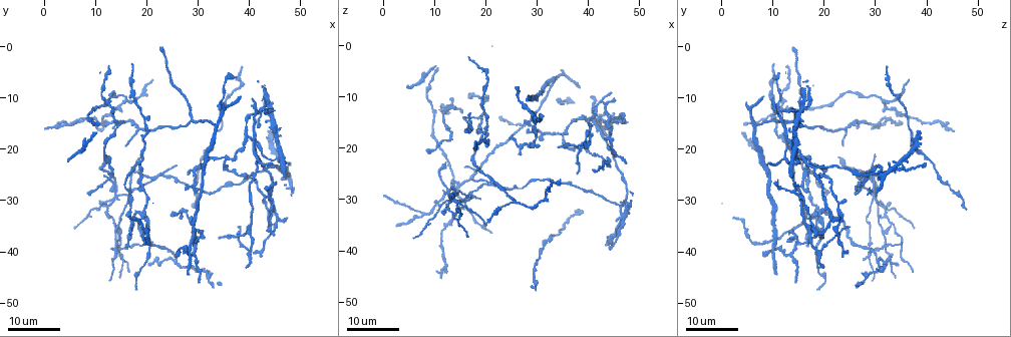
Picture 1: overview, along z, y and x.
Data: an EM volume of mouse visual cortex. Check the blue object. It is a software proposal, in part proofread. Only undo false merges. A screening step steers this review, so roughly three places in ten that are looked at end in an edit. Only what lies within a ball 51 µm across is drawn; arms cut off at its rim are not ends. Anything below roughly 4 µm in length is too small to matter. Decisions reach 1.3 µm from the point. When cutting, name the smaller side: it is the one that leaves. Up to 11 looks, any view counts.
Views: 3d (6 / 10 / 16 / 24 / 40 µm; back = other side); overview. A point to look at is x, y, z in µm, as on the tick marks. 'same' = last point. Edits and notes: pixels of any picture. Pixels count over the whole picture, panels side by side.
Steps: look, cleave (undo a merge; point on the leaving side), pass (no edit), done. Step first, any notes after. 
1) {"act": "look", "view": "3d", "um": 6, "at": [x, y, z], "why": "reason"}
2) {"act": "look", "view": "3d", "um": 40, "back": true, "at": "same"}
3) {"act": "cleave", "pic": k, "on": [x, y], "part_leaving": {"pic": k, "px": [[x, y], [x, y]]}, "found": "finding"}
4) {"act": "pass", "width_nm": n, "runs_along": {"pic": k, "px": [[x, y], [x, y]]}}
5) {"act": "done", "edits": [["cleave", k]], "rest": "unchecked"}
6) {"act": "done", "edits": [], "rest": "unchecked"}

{"act": "look", "view": "3d", "um": 16, "at": [16.5, 28.0, 15.0]}

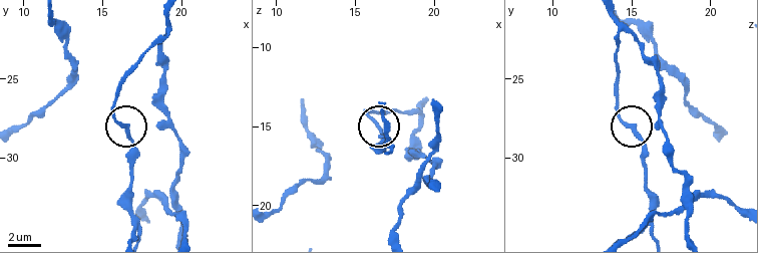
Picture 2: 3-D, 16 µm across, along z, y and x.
{"act": "look", "view": "3d", "um": 6, "at": [16.6, 28.3, 15.1]}

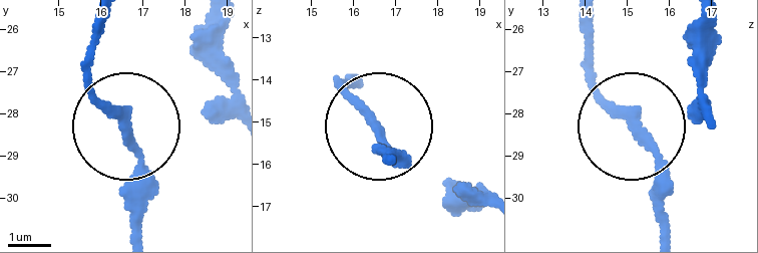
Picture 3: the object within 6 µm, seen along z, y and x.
{"act": "cleave", "pic": 3, "on": [151, 177], "width_nm": 220, "part_leaving": {"pic": 3, "px": [[127, 130], [138, 234]]}, "found": "two cells meet here"}

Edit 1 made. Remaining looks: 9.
{"act": "look", "view": "3d", "um": 16, "at": [19.0, 21.5, 14.0]}

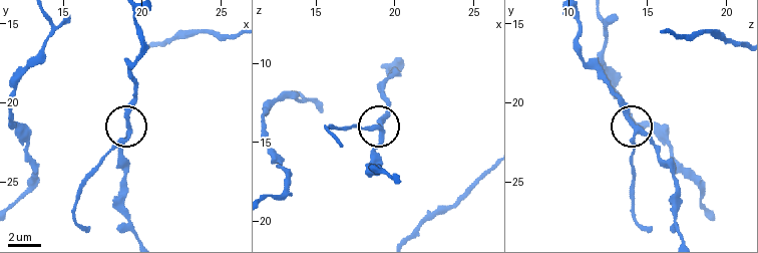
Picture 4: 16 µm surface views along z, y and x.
{"act": "look", "view": "3d", "um": 10, "at": [19.1, 21.8, 14.4], "why": "zoom in"}

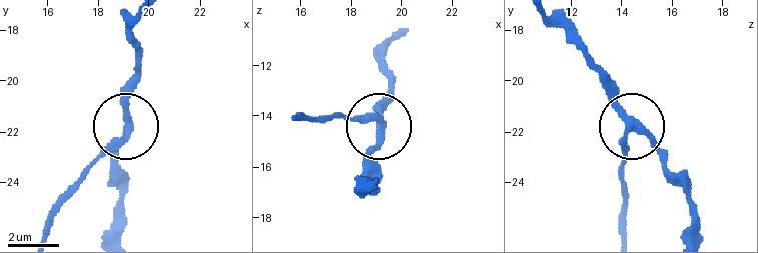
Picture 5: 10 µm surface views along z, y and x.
{"act": "pass", "width_nm": 240, "runs_along": {"pic": 5, "px": [[691, 232], [689, 193], [659, 148], [635, 131], [620, 185]]}, "found": "continuous, no second cell"}

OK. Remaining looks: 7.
{"act": "look", "view": "3d", "um": 16, "at": [7.5, 14.5, 33.0], "why": "three-way junction"}

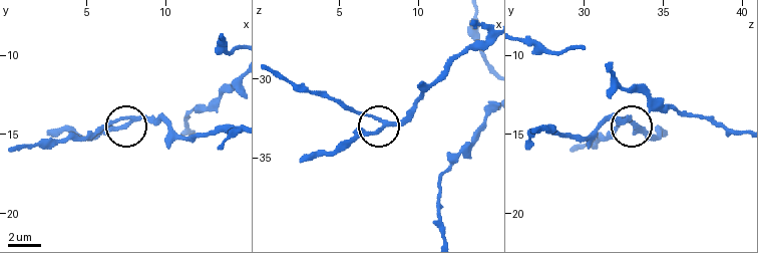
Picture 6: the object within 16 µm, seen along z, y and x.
{"act": "look", "view": "3d", "um": 10, "at": [7.8, 14.1, 33.0]}

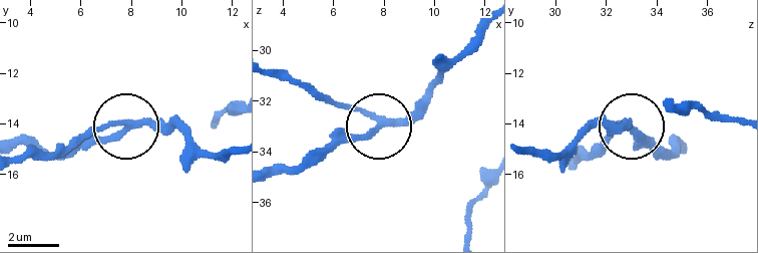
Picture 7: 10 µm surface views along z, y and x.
{"act": "look", "view": "3d", "um": 6, "at": [7.8, 14.1, 32.9]}

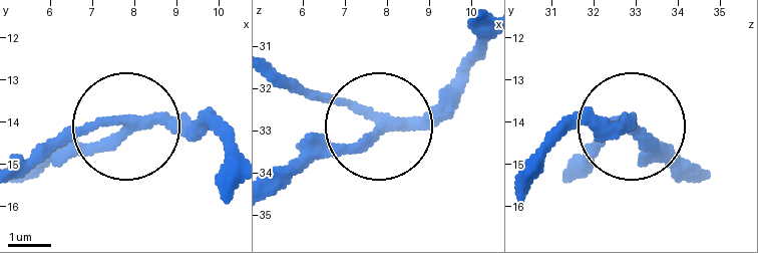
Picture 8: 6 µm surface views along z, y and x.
{"act": "pass", "arms": 3, "found": "one cell here"}

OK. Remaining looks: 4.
{"act": "look", "view": "3d", "um": 16, "at": [25.5, 41.5, 30.5], "why": "branch point"}

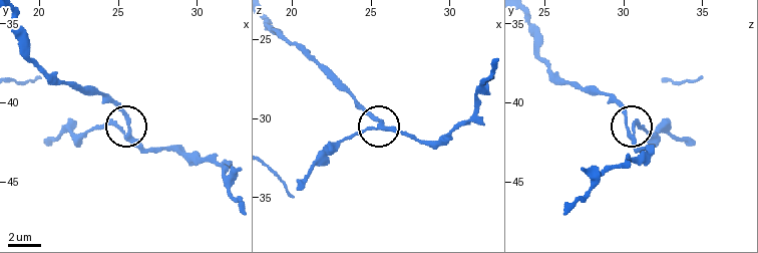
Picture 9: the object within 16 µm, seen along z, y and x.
{"act": "look", "view": "3d", "um": 6, "at": [25.8, 41.6, 30.3]}

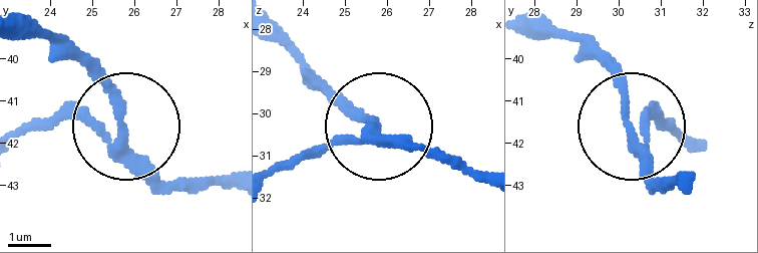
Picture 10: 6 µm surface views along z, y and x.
{"act": "pass", "side_arm_um": 14, "found": "one cell here"}

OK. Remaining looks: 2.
{"act": "look", "view": "3d", "um": 24, "at": [29.0, 35.5, 19.0], "why": "looks like a crossing"}

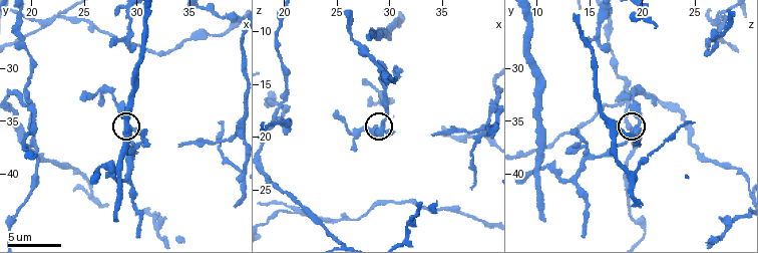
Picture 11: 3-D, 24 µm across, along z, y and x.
{"act": "look", "view": "3d", "um": 6, "at": "same"}

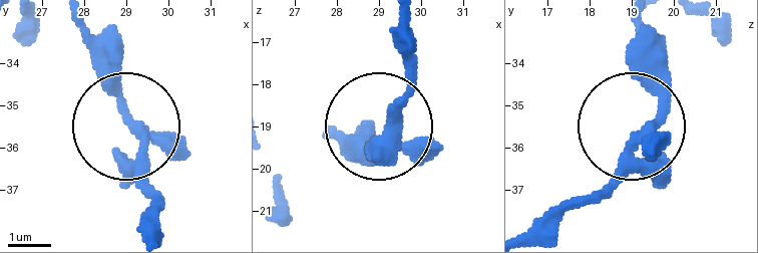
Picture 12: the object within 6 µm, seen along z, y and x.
{"act": "pass", "width_nm": 310, "found": "one cell here"}

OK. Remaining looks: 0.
{"act": "done", "edits": [["cleave", 3]], "rest": "unchecked"}

